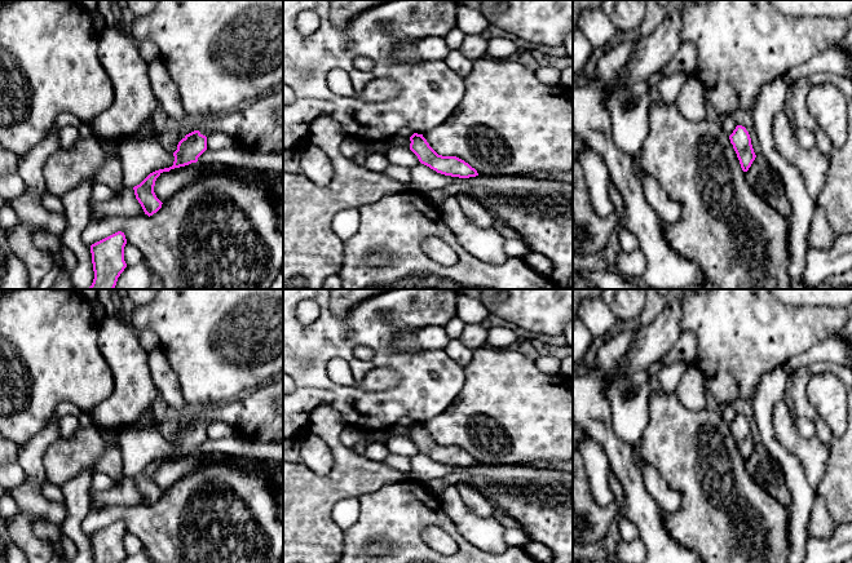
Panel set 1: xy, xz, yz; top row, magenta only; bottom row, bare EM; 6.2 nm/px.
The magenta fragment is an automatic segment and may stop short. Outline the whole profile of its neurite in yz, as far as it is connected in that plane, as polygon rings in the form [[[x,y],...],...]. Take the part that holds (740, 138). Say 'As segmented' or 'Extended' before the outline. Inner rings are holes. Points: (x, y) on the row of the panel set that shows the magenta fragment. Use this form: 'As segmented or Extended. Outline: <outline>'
As segmented. Outline: [[[737,125],[729,136],[729,139],[737,154],[742,170],[747,172],[756,158],[749,132],[745,127]]]

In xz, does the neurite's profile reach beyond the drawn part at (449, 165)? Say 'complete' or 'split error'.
complete

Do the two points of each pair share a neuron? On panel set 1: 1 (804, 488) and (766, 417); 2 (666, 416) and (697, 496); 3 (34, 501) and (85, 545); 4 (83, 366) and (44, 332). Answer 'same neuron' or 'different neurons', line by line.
1: same neuron
2: same neuron
3: different neurons
4: same neuron

